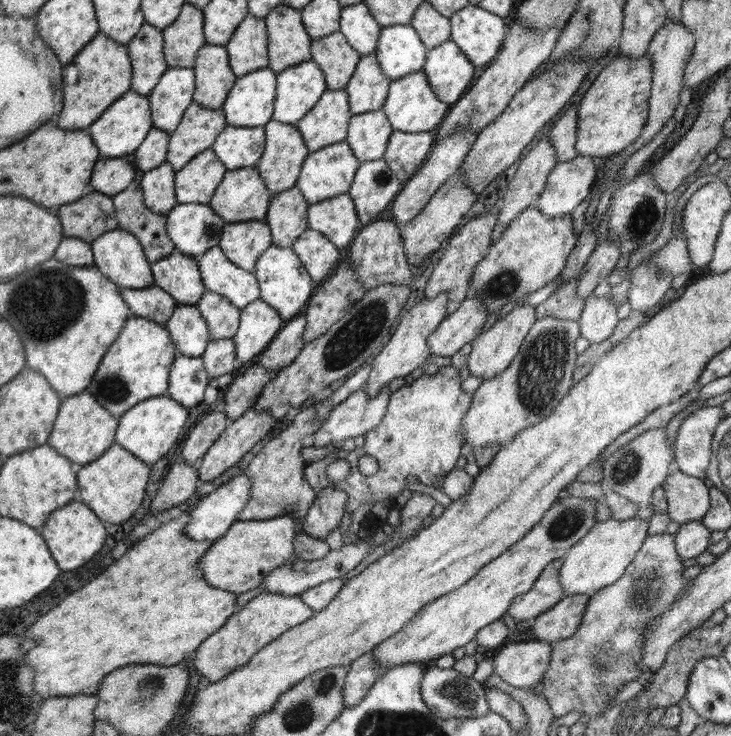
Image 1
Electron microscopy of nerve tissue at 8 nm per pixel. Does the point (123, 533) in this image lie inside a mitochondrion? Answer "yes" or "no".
no

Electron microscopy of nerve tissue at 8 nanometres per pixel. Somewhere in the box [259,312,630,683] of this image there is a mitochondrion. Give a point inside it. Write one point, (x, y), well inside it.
(544, 362)

